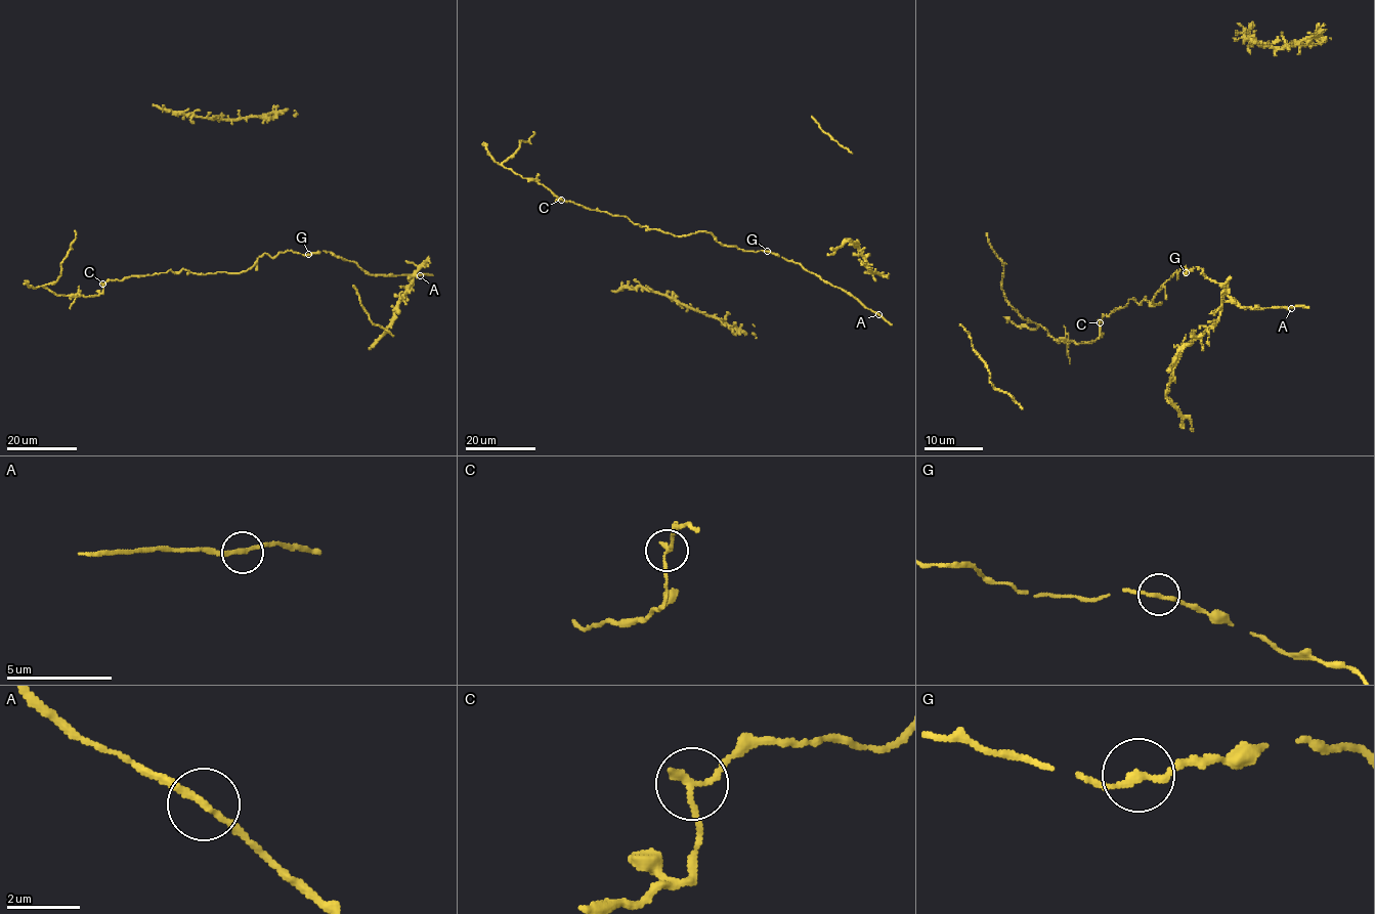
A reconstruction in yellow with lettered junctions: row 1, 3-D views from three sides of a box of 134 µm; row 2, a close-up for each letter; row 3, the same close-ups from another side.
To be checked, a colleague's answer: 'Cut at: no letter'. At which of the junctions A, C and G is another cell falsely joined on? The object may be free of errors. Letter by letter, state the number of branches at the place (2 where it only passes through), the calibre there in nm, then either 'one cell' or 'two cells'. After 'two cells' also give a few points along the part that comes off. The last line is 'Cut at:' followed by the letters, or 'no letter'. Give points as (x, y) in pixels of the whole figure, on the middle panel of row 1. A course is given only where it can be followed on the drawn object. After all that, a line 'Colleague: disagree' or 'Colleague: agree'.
A: branches 2; calibre 180 nm; one cell
C: branches 2; calibre 180 nm; two cells; course (561, 200), (543, 185), (522, 178), (502, 164), (514, 155), (520, 140), (527, 142), (533, 131)
G: branches 2; calibre 180 nm; one cell
Cut at: C
Colleague: disagree

